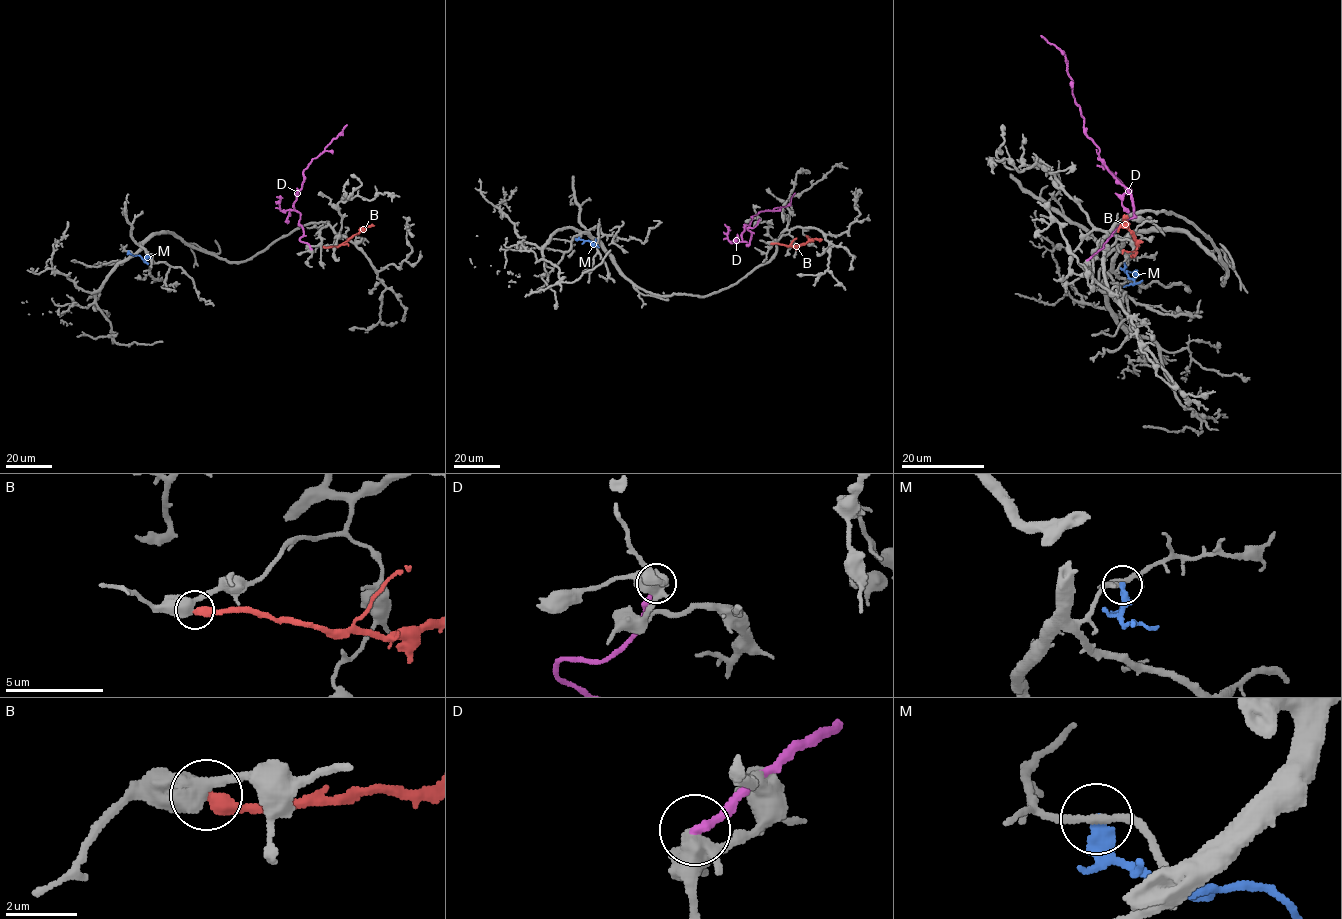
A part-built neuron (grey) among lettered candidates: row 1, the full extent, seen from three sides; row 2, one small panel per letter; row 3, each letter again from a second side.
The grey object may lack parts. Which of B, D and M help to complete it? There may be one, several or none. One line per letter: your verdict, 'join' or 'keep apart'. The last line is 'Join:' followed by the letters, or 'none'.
B: keep apart
D: keep apart
M: keep apart
Join: none

